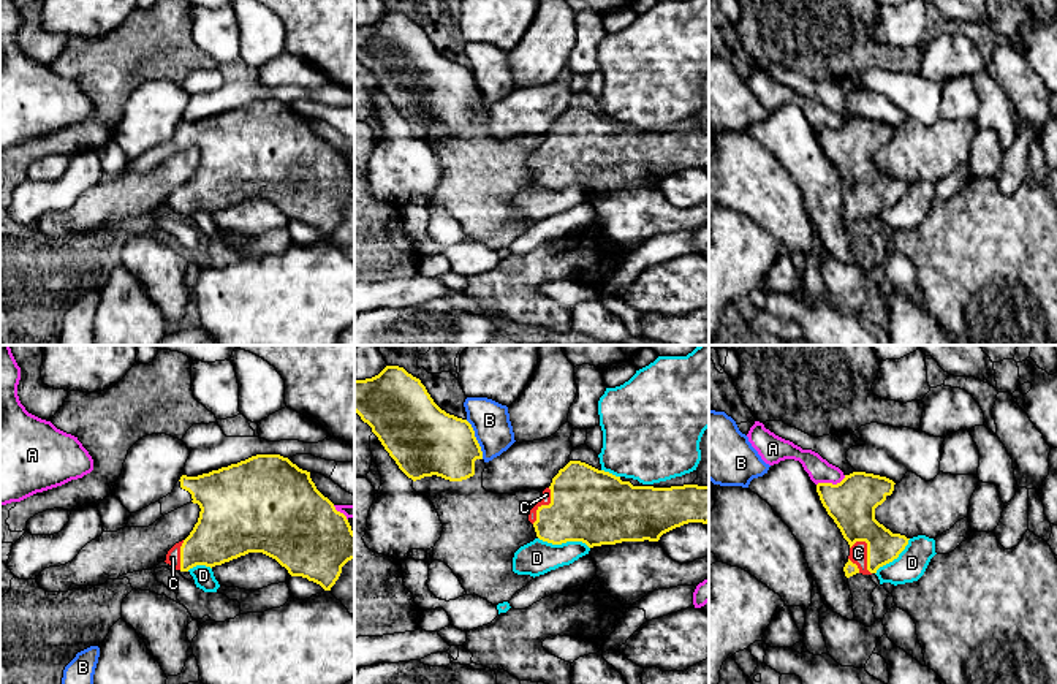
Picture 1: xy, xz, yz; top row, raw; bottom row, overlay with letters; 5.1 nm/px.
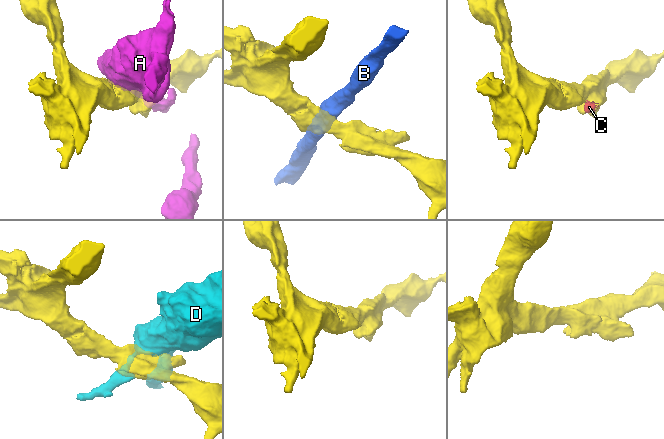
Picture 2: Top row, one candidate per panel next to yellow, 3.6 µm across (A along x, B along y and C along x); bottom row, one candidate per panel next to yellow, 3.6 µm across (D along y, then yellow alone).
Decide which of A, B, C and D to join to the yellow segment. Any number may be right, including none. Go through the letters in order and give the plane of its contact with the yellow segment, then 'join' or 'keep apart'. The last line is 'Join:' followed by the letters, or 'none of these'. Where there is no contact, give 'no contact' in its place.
A: yz | keep apart
B: xz | keep apart
C: yz | join
D: xz | keep apart
Join: C

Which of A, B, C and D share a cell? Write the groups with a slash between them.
A / B / C / D

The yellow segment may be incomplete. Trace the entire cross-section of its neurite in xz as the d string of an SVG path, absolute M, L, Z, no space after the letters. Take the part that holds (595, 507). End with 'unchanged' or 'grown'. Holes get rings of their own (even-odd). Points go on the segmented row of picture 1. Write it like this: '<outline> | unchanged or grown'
M570 461L528 511L528 521L536 537L552 545L582 542L593 548L622 542L658 542L663 534L684 524L709 522L709 486L633 486L609 472Z | grown

